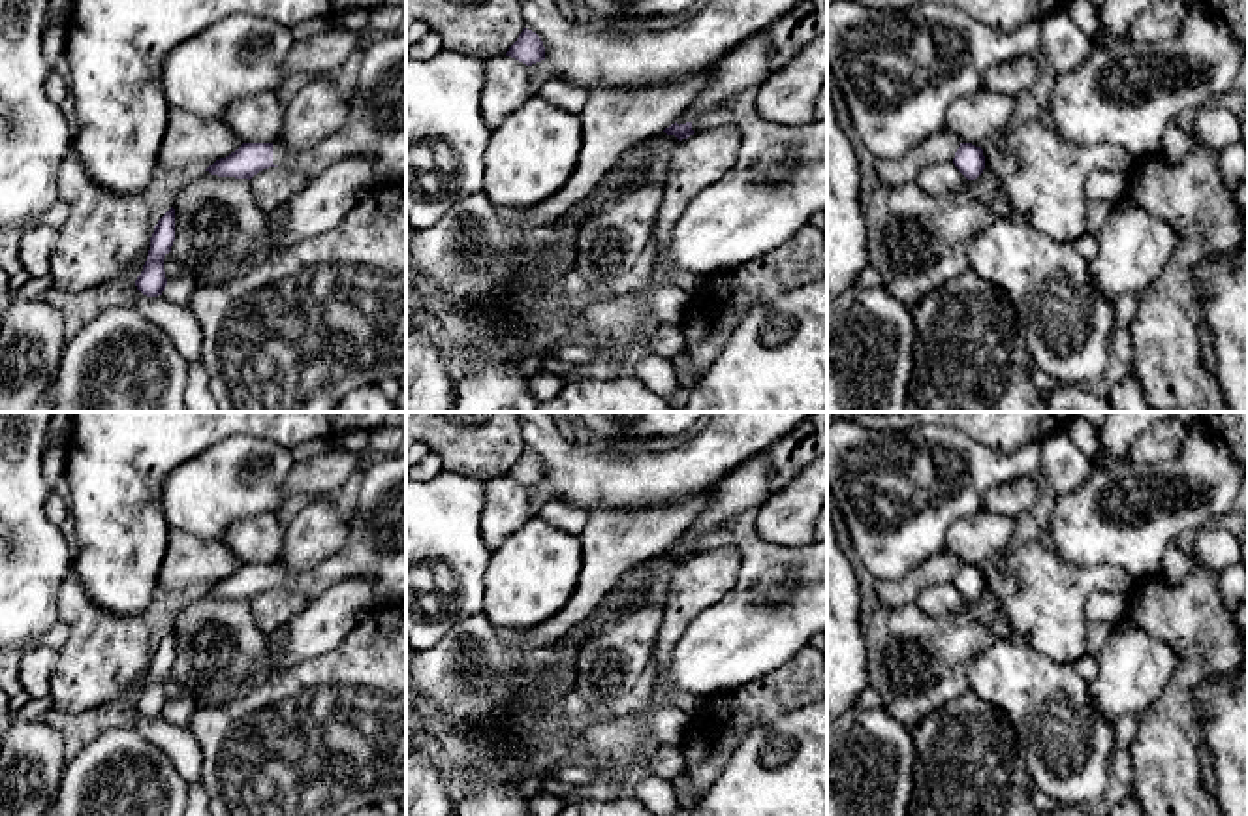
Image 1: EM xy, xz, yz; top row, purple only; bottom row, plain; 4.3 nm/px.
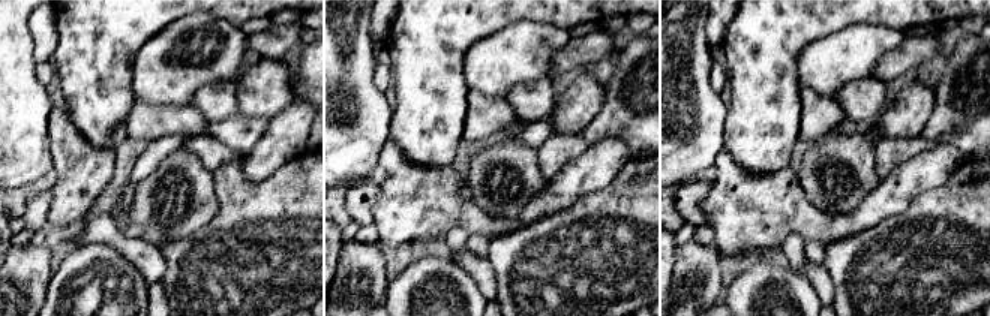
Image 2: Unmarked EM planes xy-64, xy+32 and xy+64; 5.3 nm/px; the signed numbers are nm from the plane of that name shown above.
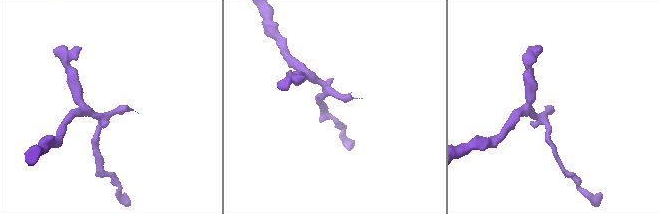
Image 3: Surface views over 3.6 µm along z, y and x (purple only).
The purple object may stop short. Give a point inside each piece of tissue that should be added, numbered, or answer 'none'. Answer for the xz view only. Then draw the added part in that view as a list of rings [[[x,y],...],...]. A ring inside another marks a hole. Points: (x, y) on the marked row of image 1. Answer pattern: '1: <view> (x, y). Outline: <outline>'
1: xz (779, 181). Outline: [[[748,88],[694,120],[694,132],[735,126],[739,156],[722,179],[686,205],[665,252],[650,263],[647,282],[630,295],[581,308],[585,335],[601,359],[616,361],[660,325],[680,325],[690,291],[673,280],[673,271],[703,278],[759,259],[810,224],[816,212],[827,211],[827,118],[795,128],[771,124],[757,117],[756,98],[757,88]]]

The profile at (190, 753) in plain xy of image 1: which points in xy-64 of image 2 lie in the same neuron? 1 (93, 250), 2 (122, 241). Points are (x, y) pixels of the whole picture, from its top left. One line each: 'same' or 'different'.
1: different
2: same

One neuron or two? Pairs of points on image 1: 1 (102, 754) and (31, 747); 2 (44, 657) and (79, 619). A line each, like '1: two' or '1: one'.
1: two
2: two

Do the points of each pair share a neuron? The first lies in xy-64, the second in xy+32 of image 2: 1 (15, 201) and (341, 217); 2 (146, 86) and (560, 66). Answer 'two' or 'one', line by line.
1: one
2: two

